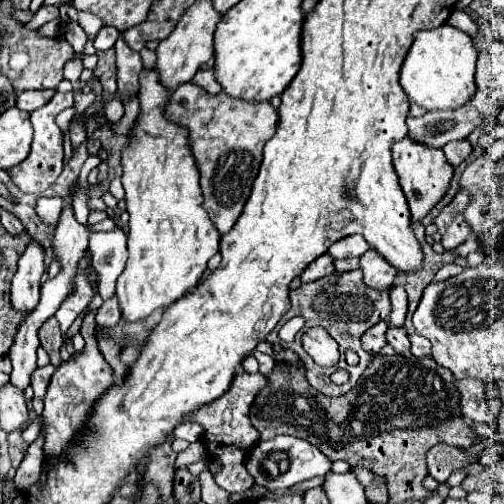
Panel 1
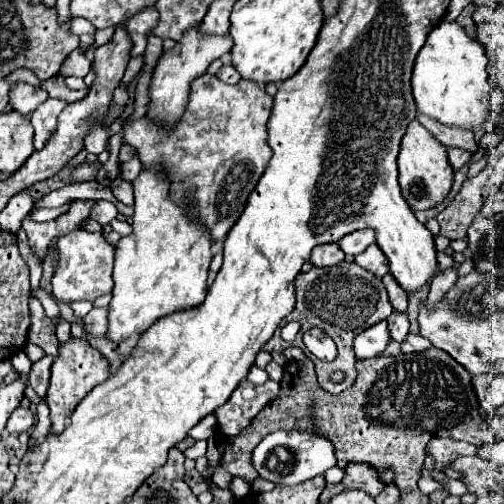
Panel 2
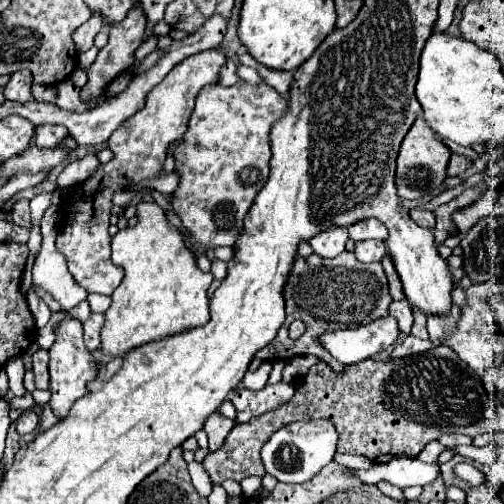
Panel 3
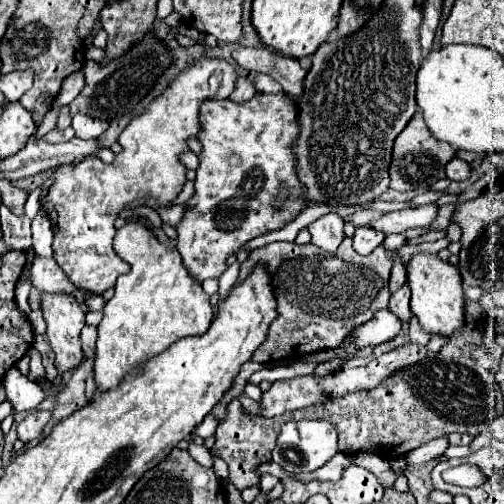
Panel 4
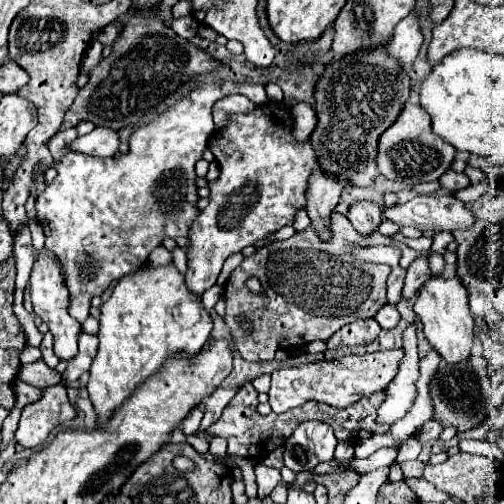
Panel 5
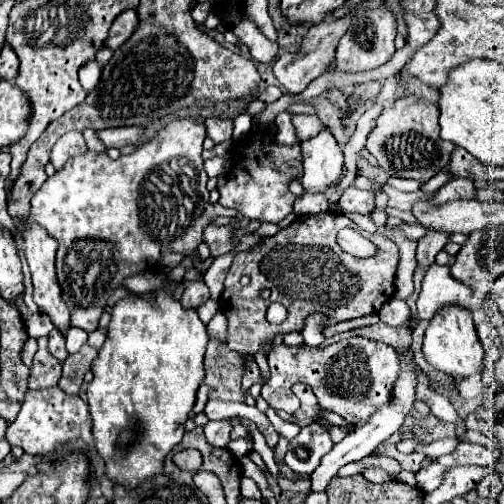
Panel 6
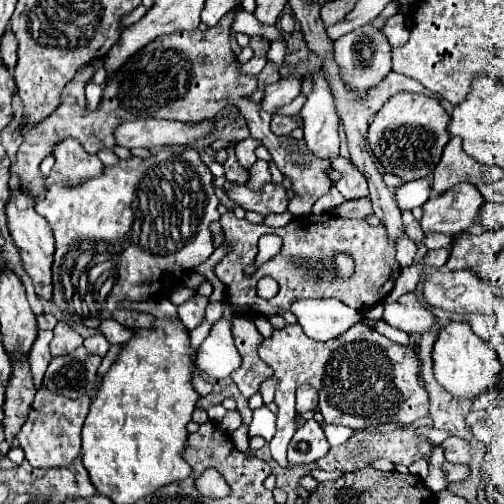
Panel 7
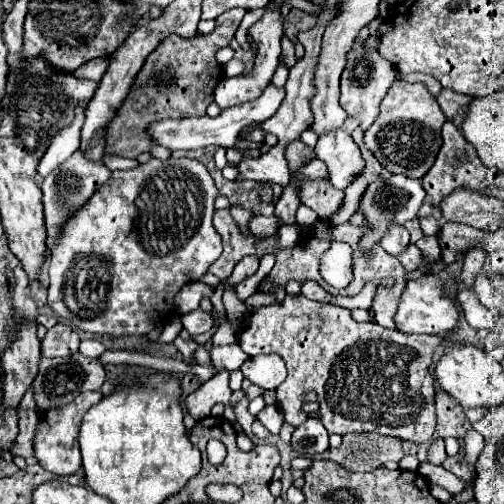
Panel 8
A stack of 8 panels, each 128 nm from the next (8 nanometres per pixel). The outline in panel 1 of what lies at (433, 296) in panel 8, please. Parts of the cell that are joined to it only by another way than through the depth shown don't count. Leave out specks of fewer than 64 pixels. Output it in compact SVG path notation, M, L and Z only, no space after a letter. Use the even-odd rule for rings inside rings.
M378 322L372 328L368 328L364 332L364 336L362 336L362 348L366 352L370 352L370 354L378 354L388 344L386 342L386 336L384 336L386 334L386 328L388 328L386 322ZM308 328L302 336L302 346L320 366L335 366L339 361L339 346L324 328Z

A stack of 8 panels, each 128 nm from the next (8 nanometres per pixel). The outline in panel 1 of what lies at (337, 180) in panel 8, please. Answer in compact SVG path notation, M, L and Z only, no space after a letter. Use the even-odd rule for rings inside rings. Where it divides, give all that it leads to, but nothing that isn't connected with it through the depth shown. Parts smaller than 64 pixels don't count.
M374 248L360 256L360 270L364 272L364 282L376 290L388 290L396 278L396 270Z

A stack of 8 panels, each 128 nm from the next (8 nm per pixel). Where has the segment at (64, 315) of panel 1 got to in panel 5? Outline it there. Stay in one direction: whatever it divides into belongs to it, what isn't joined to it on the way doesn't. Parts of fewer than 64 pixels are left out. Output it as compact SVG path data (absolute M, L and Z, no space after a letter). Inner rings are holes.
M226 82L226 84L204 84L204 86L198 86L190 96L178 100L170 110L166 110L164 114L160 114L156 120L148 122L146 126L140 126L132 136L130 136L130 152L120 156L118 160L114 158L98 158L98 156L90 156L90 154L82 154L82 152L70 152L68 156L64 156L64 160L60 160L60 164L56 164L56 170L58 170L58 176L54 178L52 184L46 186L46 190L38 196L36 200L36 220L40 222L40 226L44 228L44 234L46 234L46 246L60 258L62 262L62 268L64 268L64 282L68 286L68 292L70 292L70 306L68 306L68 312L74 320L78 320L80 324L90 316L90 302L94 296L100 296L114 280L120 280L122 276L126 274L132 274L136 272L136 268L140 268L140 264L148 262L148 256L150 252L156 248L156 246L162 246L164 238L182 238L182 236L188 236L190 232L190 226L192 222L196 220L196 216L200 214L200 208L198 208L198 186L196 186L196 162L202 158L202 152L206 150L208 146L208 140L214 132L214 122L212 122L212 104L228 94L244 94L248 96L256 106L266 106L268 104L268 96L266 96L266 90L264 86L260 84L232 84L232 82Z

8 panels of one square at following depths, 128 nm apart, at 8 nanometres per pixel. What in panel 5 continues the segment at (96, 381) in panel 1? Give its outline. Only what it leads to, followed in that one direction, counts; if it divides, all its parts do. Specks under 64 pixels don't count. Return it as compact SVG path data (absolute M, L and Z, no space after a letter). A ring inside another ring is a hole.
M46 246L36 254L36 262L34 262L32 276L30 276L30 294L32 294L34 312L48 324L48 328L54 336L54 352L58 354L58 358L70 360L72 356L76 356L80 324L68 316L68 288L62 280L56 254L52 254L52 250L48 250Z

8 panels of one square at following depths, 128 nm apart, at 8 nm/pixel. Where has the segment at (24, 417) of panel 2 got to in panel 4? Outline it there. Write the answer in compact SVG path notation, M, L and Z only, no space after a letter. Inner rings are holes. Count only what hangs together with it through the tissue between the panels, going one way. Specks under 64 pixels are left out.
M34 410L30 412L20 424L18 424L18 438L26 444L42 436L44 426L50 422L52 412L50 410Z

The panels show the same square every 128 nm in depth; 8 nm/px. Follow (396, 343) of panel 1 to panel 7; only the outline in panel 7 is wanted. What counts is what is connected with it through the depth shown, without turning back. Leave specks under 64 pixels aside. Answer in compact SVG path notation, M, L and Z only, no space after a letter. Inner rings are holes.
M468 182L456 184L448 192L430 198L422 208L422 230L424 232L442 232L442 234L458 234L462 230L480 224L480 214L486 200L480 190Z

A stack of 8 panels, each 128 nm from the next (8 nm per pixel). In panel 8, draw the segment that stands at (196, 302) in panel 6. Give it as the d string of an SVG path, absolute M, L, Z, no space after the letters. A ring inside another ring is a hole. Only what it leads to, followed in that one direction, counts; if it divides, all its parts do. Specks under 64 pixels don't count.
M196 308L196 310L188 312L188 314L182 314L182 324L192 336L206 338L210 334L210 330L214 328L214 318L210 314L202 312L200 308Z

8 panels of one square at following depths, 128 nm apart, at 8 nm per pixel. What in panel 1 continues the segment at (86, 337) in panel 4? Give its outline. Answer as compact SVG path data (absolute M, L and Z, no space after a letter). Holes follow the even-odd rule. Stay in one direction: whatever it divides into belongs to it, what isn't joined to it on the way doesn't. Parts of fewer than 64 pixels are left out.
M114 296L114 298L106 300L106 302L98 308L98 312L96 312L96 324L102 326L102 328L110 328L110 326L114 326L114 324L118 324L118 322L120 322L120 308L118 308L116 296Z

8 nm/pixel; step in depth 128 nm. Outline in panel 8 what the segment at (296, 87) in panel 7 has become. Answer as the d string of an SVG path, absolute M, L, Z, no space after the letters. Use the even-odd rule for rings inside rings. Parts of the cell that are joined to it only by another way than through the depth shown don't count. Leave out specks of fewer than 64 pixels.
M270 84L264 94L248 104L240 104L236 108L230 108L230 110L222 110L220 116L216 118L210 118L210 116L202 116L202 118L184 118L184 120L160 120L156 124L152 124L148 128L148 132L152 134L152 138L160 144L160 146L166 146L170 150L192 150L192 148L206 148L206 146L224 146L224 148L230 148L238 142L238 132L256 122L264 122L268 120L278 108L280 108L280 102L284 100L284 90L276 88L274 84Z

